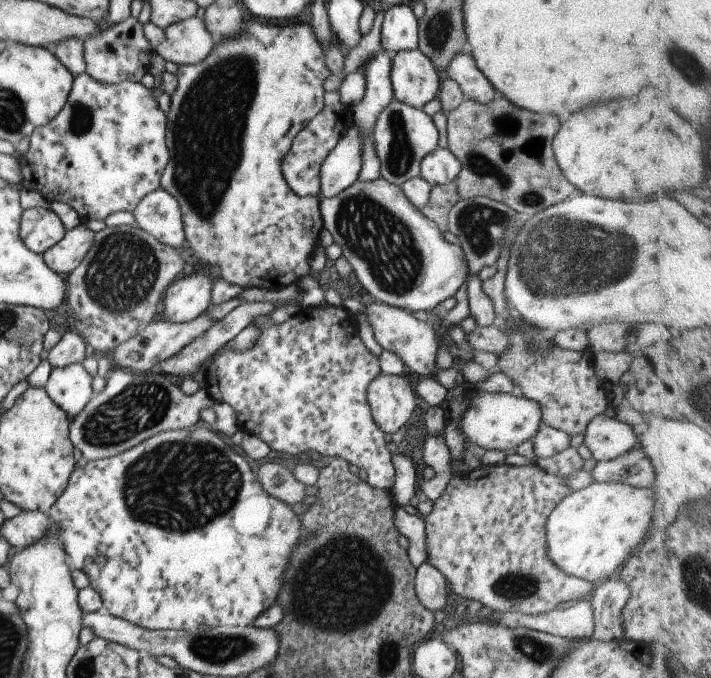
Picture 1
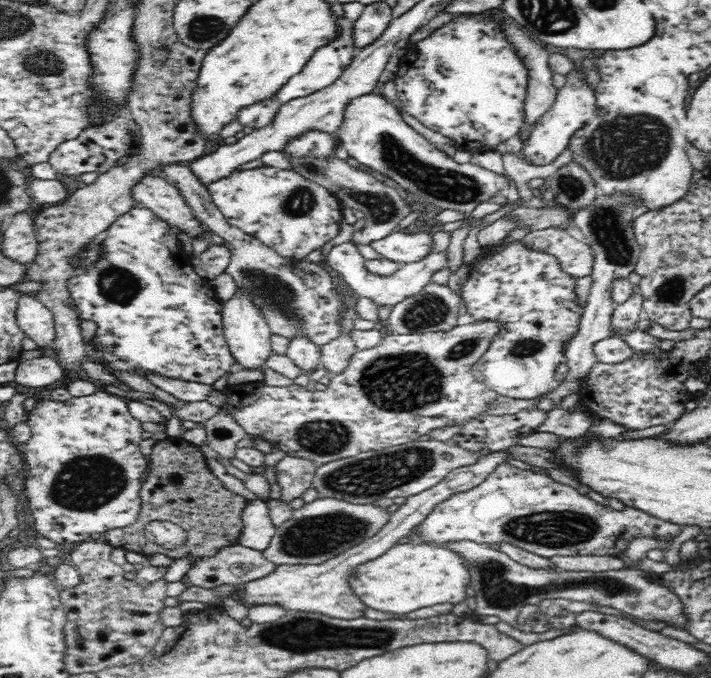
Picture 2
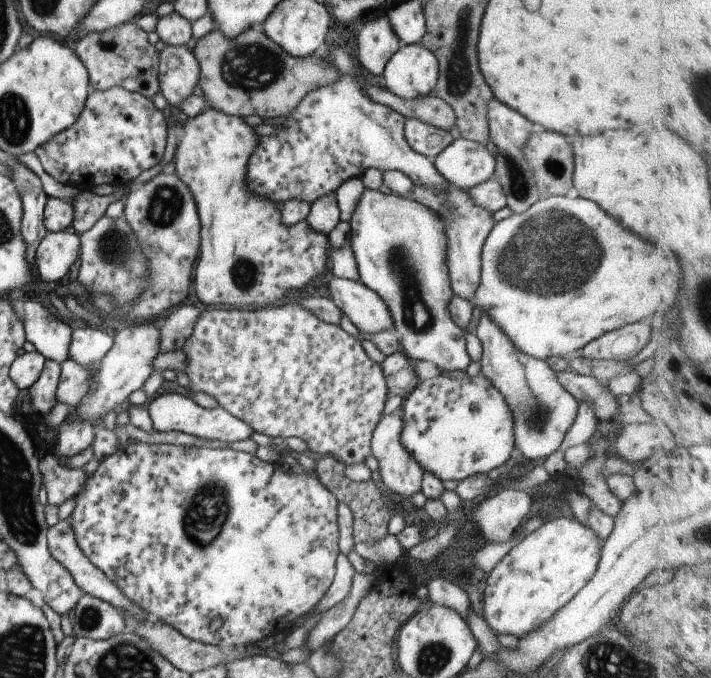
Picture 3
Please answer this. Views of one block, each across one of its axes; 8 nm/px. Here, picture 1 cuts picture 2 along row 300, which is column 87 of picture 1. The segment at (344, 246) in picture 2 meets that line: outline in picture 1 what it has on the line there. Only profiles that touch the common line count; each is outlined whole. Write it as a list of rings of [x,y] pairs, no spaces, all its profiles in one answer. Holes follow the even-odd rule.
[[[82,363],[52,368],[45,389],[48,396],[64,410],[70,420],[86,406],[94,394],[91,376]]]

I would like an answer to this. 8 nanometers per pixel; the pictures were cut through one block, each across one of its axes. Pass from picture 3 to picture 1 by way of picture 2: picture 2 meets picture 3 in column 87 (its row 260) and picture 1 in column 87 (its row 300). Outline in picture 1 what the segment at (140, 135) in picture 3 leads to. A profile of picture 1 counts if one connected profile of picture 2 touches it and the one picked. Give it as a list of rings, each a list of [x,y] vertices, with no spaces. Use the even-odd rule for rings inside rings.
[[[84,72],[73,78],[71,93],[67,98],[64,108],[48,122],[48,124],[39,126],[33,130],[30,135],[30,146],[28,151],[19,159],[21,166],[21,182],[22,186],[29,188],[31,191],[39,192],[50,203],[57,200],[64,202],[68,206],[72,206],[78,212],[82,222],[89,220],[105,220],[107,216],[117,212],[133,213],[138,203],[150,193],[157,191],[160,186],[161,176],[168,164],[169,150],[167,149],[166,136],[167,133],[167,114],[160,109],[157,98],[154,97],[152,89],[142,85],[142,83],[134,81],[116,82],[116,84],[104,84],[98,82],[92,75]]]

